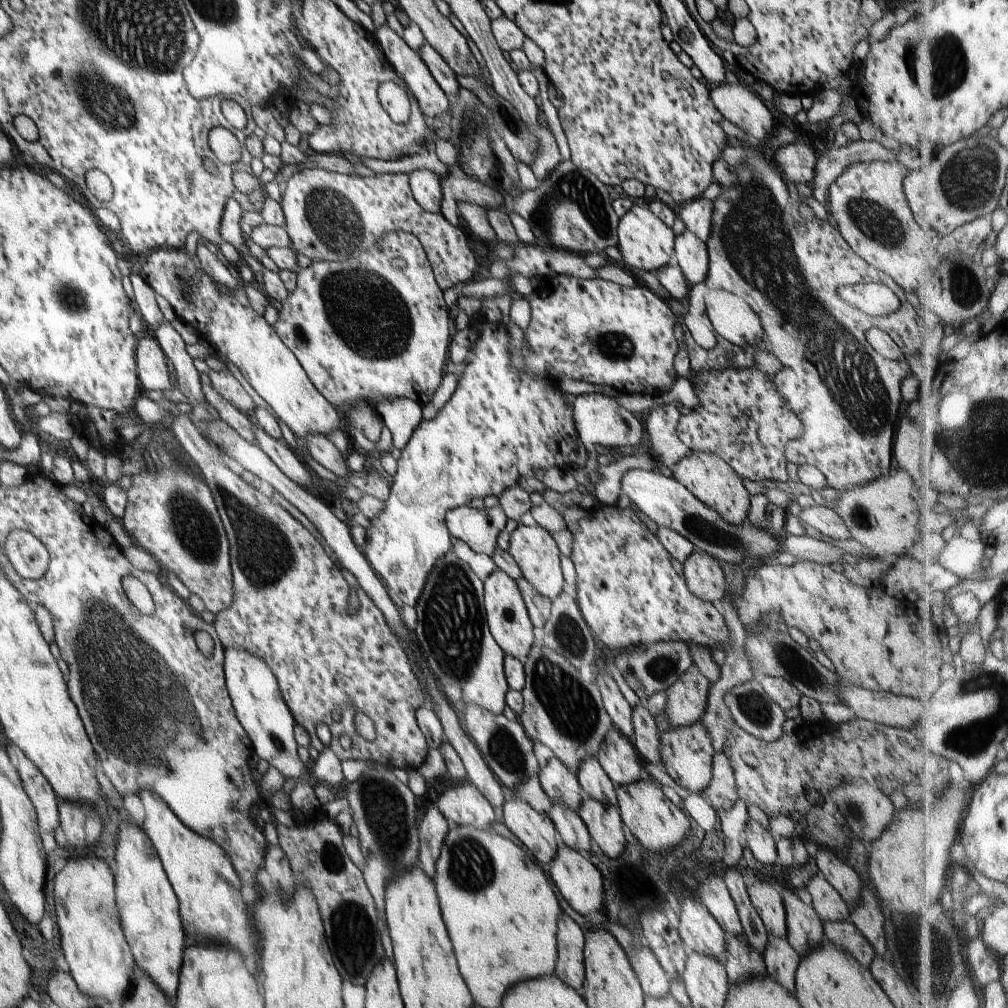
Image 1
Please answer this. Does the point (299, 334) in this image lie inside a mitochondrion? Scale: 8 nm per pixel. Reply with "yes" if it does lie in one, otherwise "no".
yes

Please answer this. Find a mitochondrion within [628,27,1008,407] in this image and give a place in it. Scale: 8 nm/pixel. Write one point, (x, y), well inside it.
(967, 177)

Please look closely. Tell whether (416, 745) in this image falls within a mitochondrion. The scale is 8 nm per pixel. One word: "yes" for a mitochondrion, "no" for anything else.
no

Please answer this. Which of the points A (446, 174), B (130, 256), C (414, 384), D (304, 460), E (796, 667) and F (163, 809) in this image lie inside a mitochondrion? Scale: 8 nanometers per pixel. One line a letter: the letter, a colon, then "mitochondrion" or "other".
A: other
B: other
C: other
D: other
E: mitochondrion
F: other

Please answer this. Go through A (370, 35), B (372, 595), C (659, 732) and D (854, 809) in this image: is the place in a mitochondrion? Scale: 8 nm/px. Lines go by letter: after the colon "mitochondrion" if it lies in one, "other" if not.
A: other
B: other
C: other
D: mitochondrion

